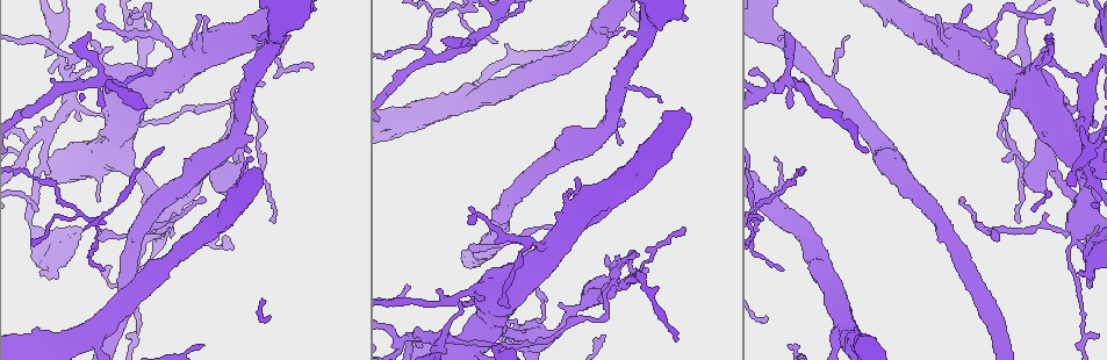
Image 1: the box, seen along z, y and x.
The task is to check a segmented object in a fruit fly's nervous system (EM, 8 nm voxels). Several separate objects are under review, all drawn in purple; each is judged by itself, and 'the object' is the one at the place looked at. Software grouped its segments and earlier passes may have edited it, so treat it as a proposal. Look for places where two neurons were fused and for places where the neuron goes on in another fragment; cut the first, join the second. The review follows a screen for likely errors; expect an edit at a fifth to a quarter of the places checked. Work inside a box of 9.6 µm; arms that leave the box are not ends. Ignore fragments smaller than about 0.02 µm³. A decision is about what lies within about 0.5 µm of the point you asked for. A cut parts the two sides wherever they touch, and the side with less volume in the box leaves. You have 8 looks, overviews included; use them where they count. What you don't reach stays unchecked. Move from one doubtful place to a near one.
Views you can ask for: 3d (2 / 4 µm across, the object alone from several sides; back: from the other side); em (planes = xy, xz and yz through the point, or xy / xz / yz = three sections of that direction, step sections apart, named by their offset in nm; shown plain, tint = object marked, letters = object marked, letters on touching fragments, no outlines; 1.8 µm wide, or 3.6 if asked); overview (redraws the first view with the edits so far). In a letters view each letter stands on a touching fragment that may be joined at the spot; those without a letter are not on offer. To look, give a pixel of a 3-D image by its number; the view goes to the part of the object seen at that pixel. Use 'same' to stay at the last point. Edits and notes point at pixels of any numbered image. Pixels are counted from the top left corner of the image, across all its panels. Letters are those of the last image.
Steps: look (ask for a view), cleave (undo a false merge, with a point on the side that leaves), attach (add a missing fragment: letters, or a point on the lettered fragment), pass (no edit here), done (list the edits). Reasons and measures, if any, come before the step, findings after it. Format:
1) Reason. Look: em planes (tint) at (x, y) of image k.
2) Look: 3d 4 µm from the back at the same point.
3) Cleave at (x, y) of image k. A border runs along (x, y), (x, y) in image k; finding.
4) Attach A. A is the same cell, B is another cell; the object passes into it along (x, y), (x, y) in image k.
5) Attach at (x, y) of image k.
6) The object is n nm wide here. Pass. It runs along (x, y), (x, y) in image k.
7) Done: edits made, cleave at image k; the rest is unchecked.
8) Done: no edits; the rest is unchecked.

Calibre changes. Look: em planes (tint) at (590, 299) of image 1.

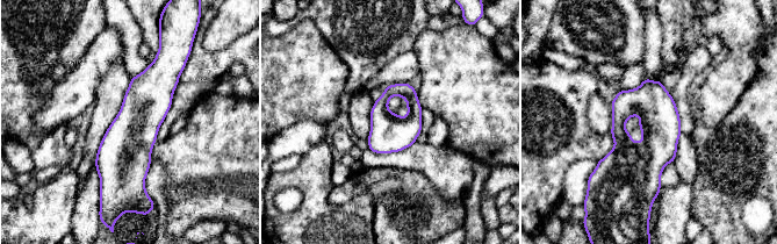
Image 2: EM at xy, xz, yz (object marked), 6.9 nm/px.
Look: em planes (letters) at the same point.

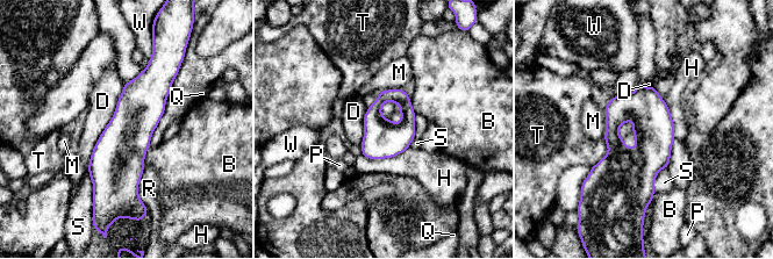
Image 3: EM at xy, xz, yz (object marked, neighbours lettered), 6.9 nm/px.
Pass. B, D, H, M, P, Q, R, S, T and W are other cells; a border runs along (124, 84), (87, 172) in image 3; one neuron here.

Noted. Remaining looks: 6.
Two arms at a narrow angle. Look: 3d 2 µm from the back at (34, 128) of image 1.

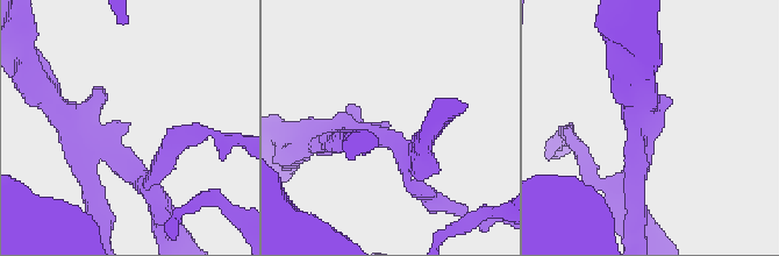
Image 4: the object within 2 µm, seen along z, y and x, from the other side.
Look: em 3.6 µm planes (plain) at (130, 122) of image 4.

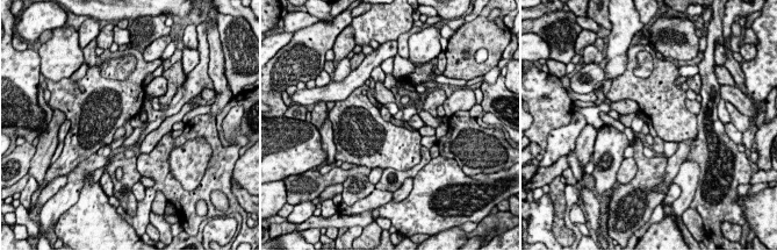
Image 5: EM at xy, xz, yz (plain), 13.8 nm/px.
What lies round it. Look: em 3.6 µm planes (letters) at the same point.

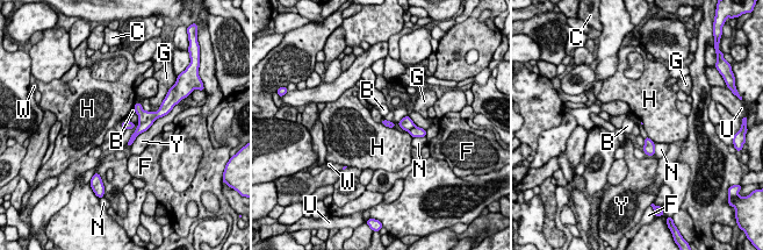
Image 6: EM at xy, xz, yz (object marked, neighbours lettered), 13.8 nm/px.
3 arms meet here. Cleave at (405, 123) of image 6. B, C, F, G, H, N, U, W and Y are other cells; a border runs along (416, 126), (408, 130) in image 6; two neurons meet here.

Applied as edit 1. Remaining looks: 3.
Free end. Look: em yz step 16 (letters) at (684, 229) of image 1.

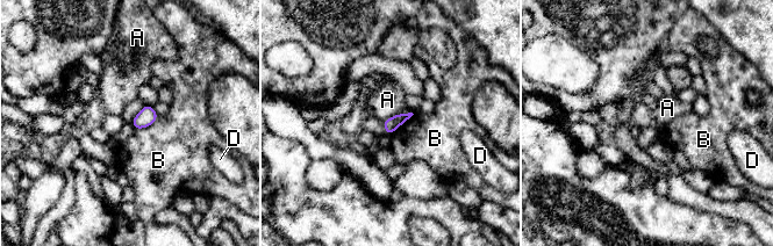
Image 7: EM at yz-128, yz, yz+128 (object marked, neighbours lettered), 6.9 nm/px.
Another direction. Look: em planes (letters) at the same point.

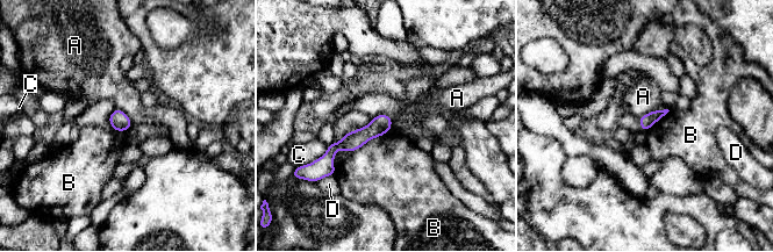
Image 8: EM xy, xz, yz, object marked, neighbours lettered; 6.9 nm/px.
The object is 100 nm wide here. Pass. A, B, C and D are other cells; it runs along (388, 120), (338, 145), (327, 158) in image 8; no lettered fragment goes on from it.

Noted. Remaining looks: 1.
Done: edits made, cleave at image 6; the rest is unchecked.

